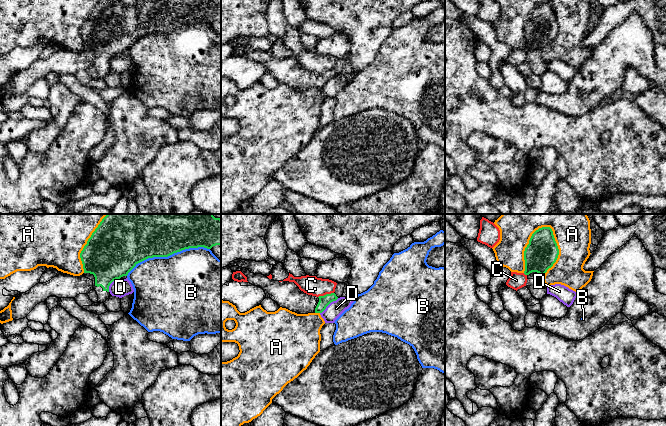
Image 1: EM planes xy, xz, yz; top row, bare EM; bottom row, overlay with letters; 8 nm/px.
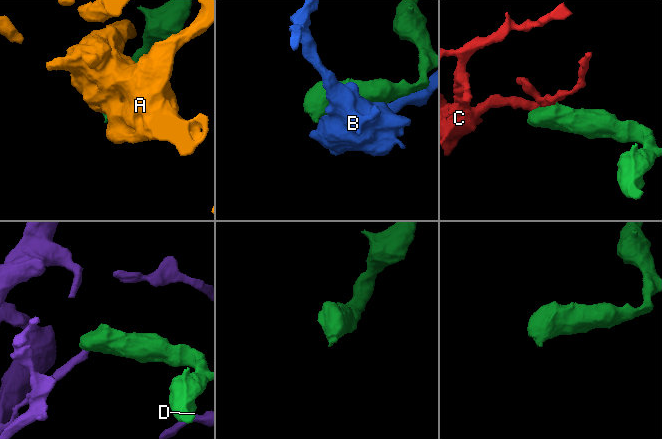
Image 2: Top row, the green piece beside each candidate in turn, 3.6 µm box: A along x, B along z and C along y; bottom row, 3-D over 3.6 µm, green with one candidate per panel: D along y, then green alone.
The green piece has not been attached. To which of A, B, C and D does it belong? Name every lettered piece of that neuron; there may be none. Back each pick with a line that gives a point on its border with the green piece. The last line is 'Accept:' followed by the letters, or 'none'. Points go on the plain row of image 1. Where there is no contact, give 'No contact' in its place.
Accept: none

